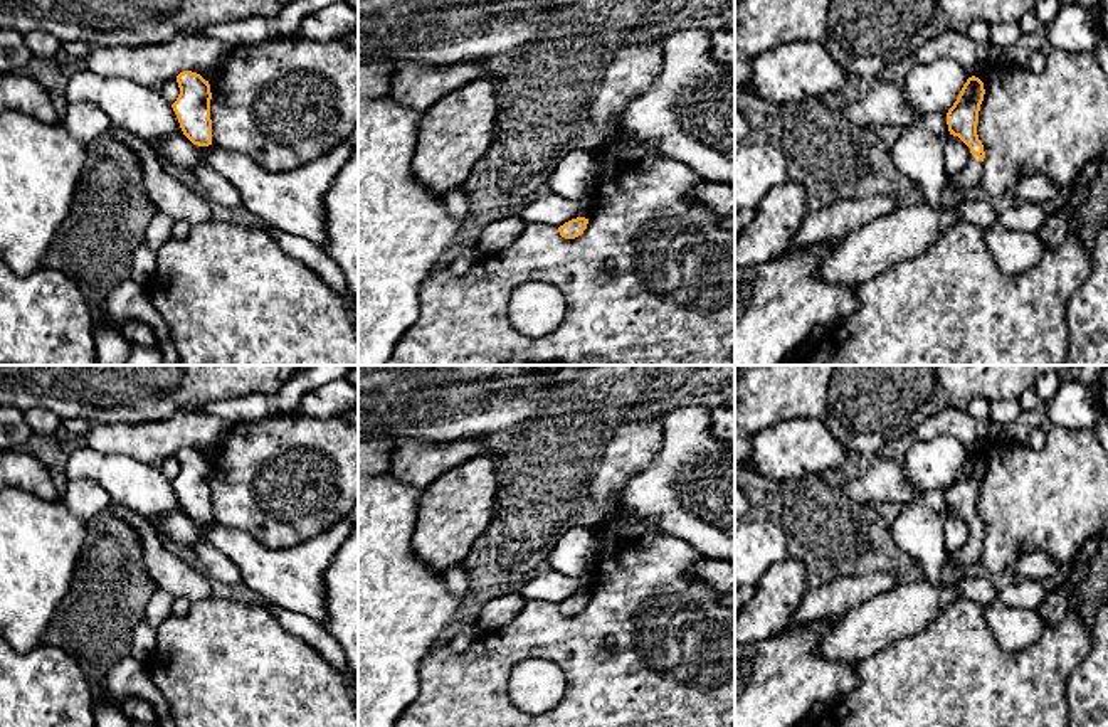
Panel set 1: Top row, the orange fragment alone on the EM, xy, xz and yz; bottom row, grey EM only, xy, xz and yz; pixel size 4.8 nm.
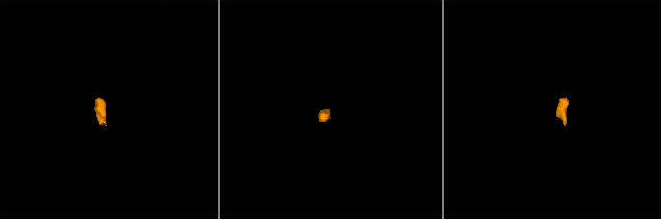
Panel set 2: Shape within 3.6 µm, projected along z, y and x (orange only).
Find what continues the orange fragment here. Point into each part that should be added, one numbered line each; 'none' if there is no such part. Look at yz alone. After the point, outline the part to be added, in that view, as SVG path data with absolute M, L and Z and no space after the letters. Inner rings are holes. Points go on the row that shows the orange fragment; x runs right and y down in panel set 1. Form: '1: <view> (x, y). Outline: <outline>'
1: yz (969, 179). Outline: M970 155L968 165L958 175L948 177L948 185L962 190L982 190L980 177L982 177L984 162L979 160L977 155Z

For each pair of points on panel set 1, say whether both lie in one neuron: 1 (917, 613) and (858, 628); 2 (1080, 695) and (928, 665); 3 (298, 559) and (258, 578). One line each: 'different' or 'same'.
1: same
2: different
3: same

